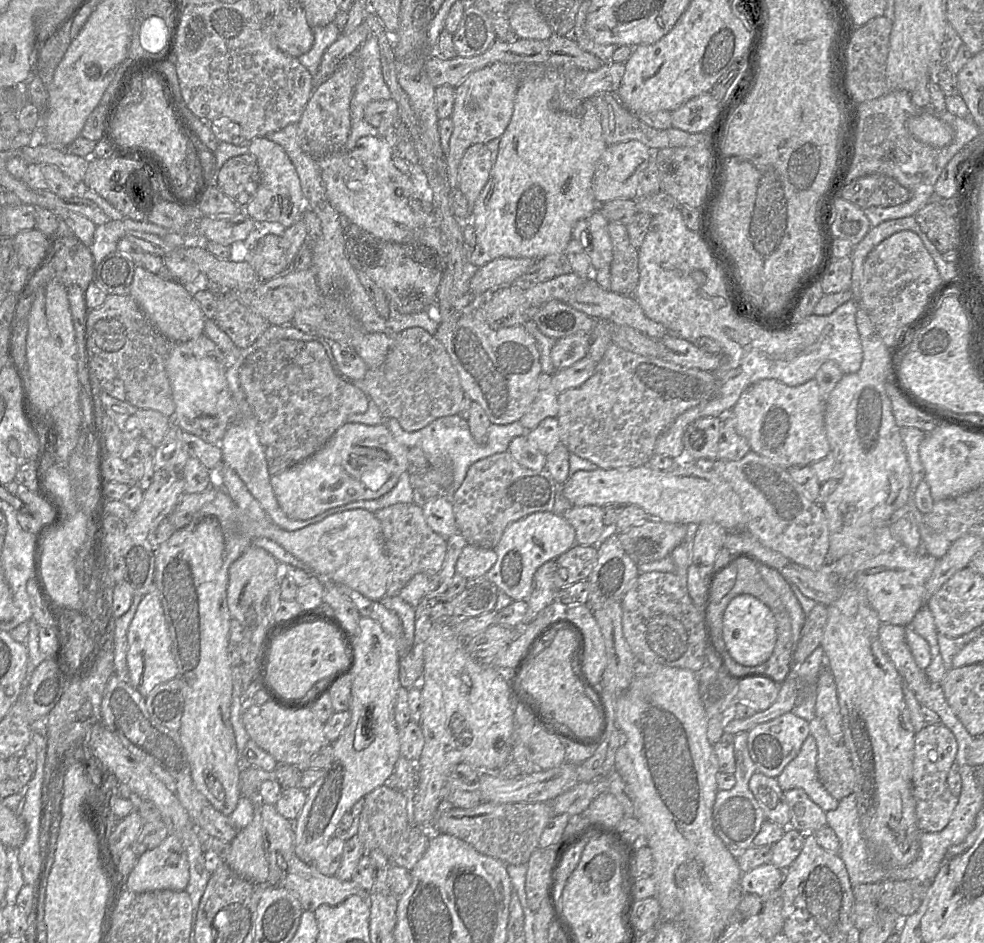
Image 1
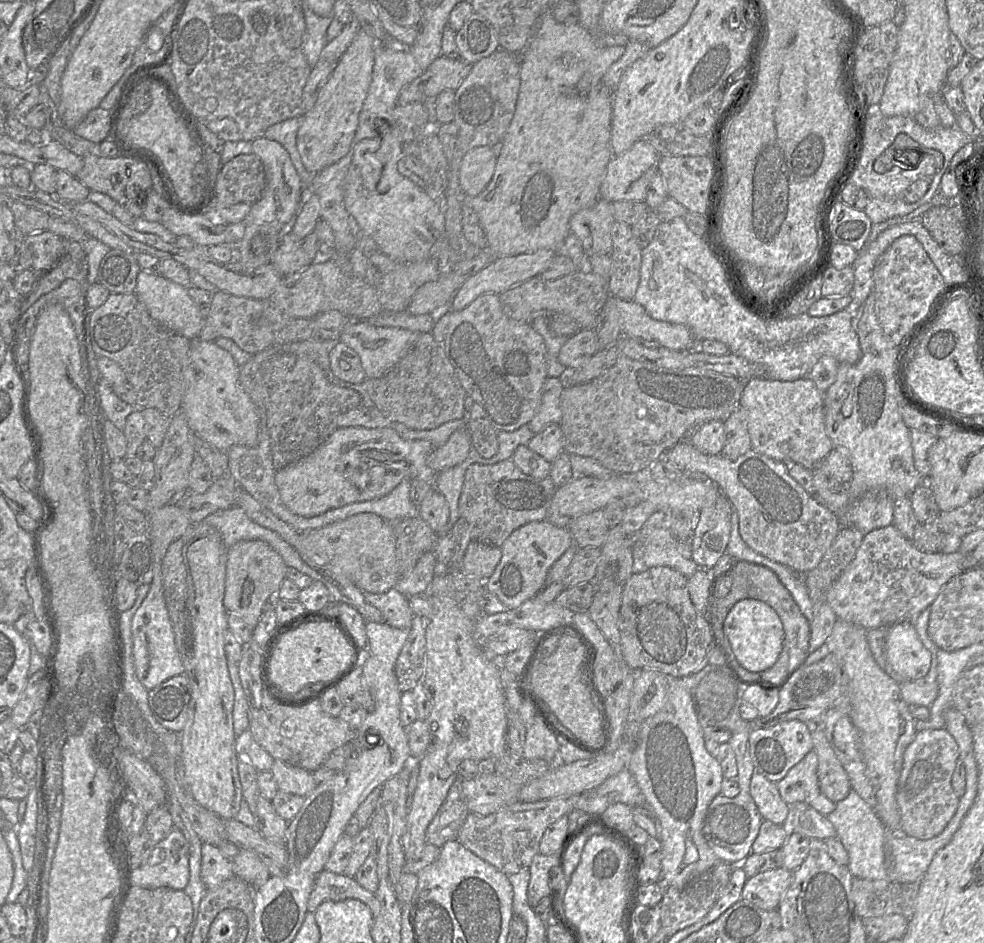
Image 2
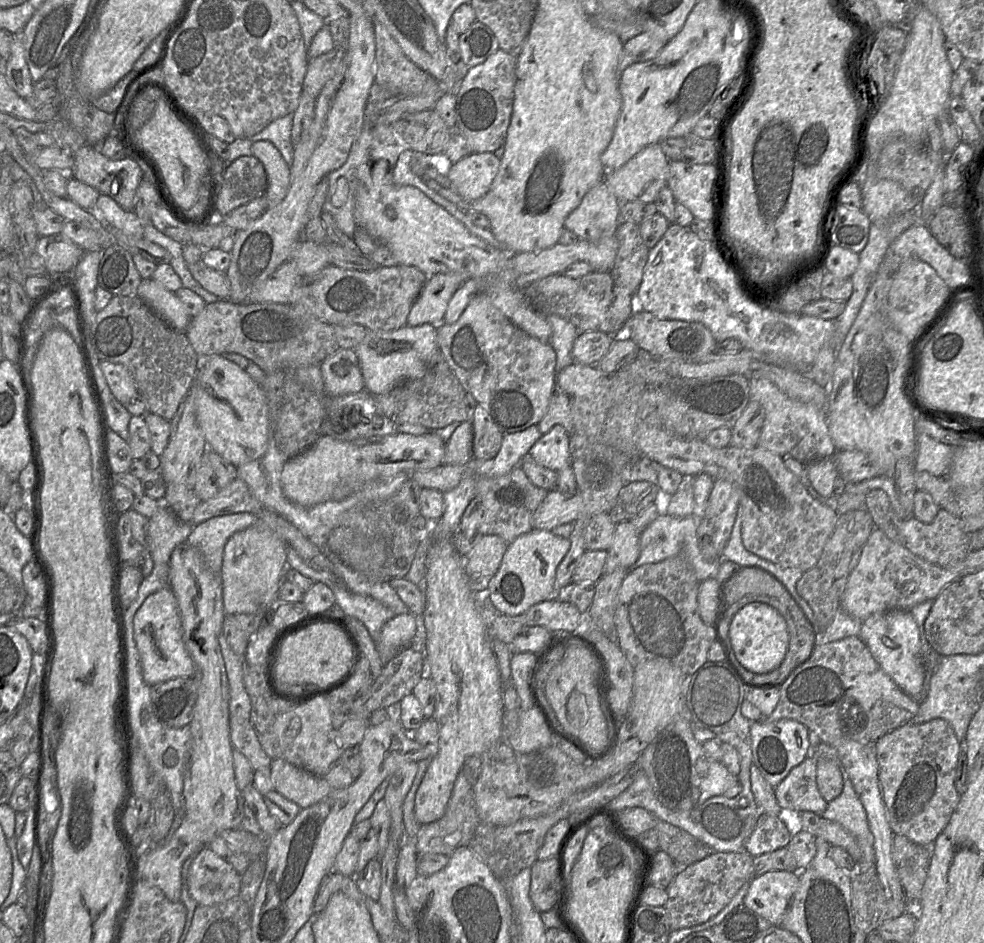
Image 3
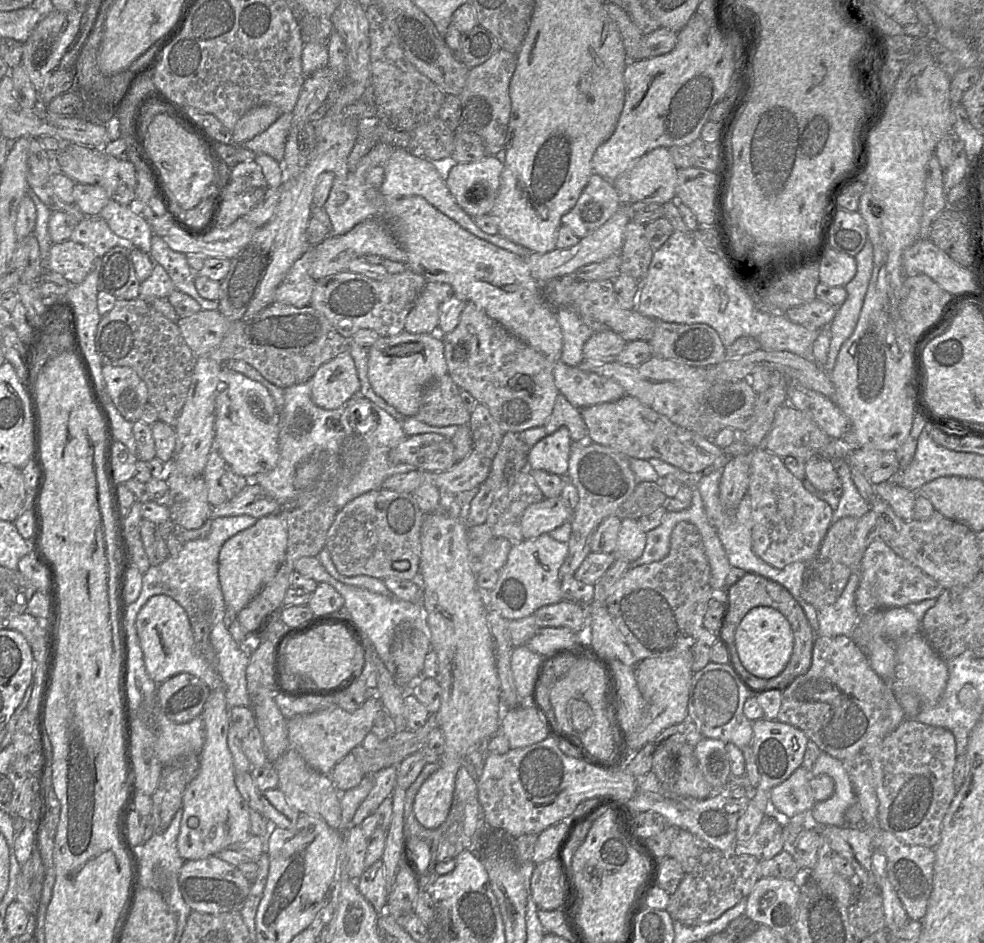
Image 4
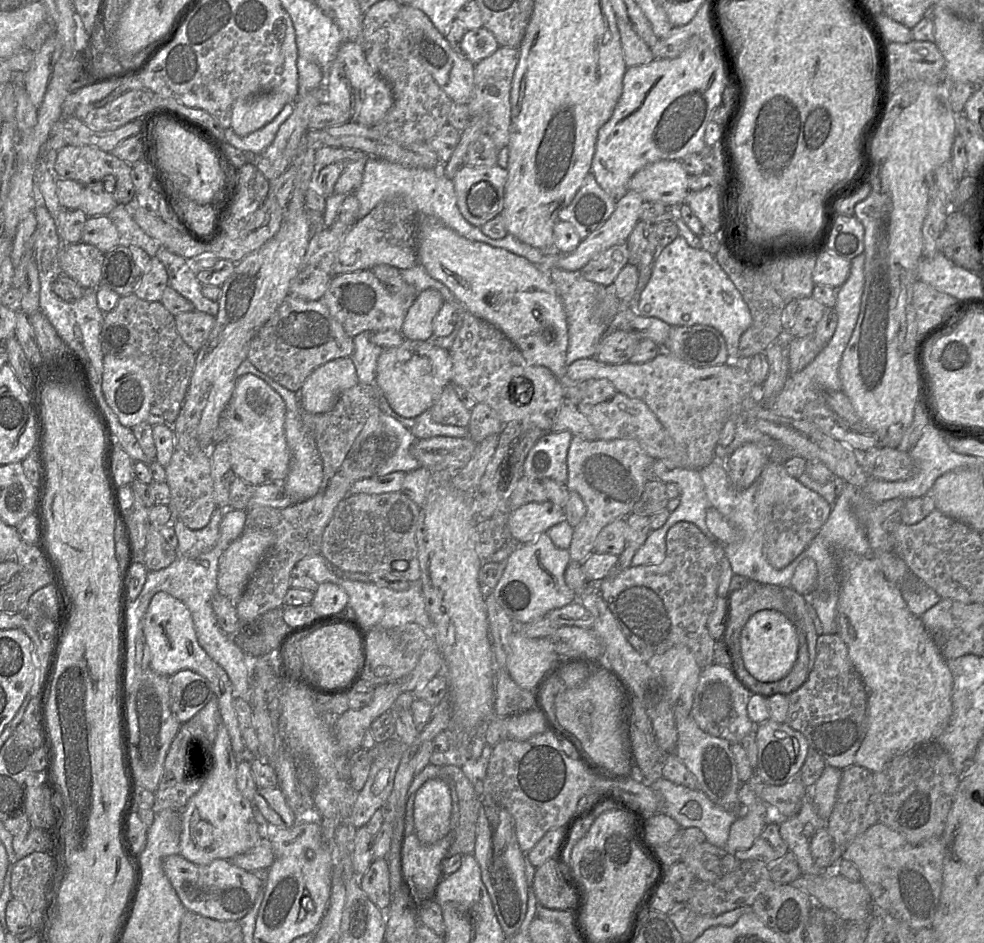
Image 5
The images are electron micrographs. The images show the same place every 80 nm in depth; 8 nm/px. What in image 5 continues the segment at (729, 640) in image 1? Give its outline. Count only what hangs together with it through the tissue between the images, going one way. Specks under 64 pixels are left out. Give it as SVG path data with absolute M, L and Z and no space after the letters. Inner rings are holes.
M761 610L750 617L741 632L741 655L748 673L761 682L777 682L793 668L799 649L797 629L784 614L775 610Z

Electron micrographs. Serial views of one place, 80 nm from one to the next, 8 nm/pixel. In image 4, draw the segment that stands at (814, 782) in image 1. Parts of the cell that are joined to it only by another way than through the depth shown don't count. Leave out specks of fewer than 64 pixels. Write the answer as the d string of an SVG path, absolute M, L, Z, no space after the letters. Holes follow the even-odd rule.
M802 766L798 767L788 779L773 787L770 792L770 803L790 819L799 813L808 814L816 804L810 787L810 780L813 777L811 772L808 772Z

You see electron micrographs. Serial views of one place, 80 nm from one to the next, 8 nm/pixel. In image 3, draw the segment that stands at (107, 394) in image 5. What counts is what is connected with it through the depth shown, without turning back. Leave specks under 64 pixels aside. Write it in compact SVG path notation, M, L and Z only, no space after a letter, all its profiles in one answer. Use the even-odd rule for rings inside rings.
M100 361L100 369L114 397L124 406L138 393L130 371L122 364Z

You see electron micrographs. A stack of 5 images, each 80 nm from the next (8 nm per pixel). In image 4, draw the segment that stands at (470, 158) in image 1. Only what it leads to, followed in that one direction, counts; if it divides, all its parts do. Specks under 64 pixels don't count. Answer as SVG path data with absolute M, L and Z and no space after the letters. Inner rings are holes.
M495 155L467 163L455 163L446 178L447 187L457 204L470 217L490 214L503 170Z

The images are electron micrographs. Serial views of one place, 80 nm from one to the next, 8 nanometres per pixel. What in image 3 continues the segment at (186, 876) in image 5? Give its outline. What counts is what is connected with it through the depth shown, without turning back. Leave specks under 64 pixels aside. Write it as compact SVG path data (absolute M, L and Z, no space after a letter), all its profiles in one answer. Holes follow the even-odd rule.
M203 847L191 863L187 886L198 905L215 905L240 894L241 875L226 859Z

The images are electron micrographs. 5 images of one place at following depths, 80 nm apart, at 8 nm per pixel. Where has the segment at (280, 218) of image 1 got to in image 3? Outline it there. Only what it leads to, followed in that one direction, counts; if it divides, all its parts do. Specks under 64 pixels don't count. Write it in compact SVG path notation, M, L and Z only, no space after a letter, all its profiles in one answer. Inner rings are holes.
M270 141L254 142L251 148L252 155L263 164L267 174L268 186L265 197L268 202L268 209L271 209L287 195L291 181L291 169L280 151Z

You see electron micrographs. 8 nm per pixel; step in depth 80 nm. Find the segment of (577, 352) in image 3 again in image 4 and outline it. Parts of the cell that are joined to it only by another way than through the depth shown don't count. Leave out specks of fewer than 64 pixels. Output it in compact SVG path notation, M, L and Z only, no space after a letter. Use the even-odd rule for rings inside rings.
M594 332L583 345L584 360L600 363L615 362L626 343L622 337L613 332Z

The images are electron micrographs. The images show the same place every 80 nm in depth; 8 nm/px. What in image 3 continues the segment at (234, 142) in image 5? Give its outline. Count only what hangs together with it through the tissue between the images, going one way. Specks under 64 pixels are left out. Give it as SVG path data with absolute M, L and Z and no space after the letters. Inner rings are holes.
M294 113L280 117L272 121L260 133L250 138L251 142L261 140L270 141L280 151L288 166L292 167L294 159L294 145L291 142L291 131Z

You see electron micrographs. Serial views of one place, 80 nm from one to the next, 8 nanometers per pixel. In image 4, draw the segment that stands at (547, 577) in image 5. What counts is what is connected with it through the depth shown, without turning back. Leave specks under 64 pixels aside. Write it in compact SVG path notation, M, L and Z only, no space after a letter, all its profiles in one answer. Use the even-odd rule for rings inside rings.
M549 533L513 545L495 586L485 593L485 606L492 605L507 620L516 620L533 615L545 605L560 602L563 597L559 569L568 553L568 542L557 541Z

